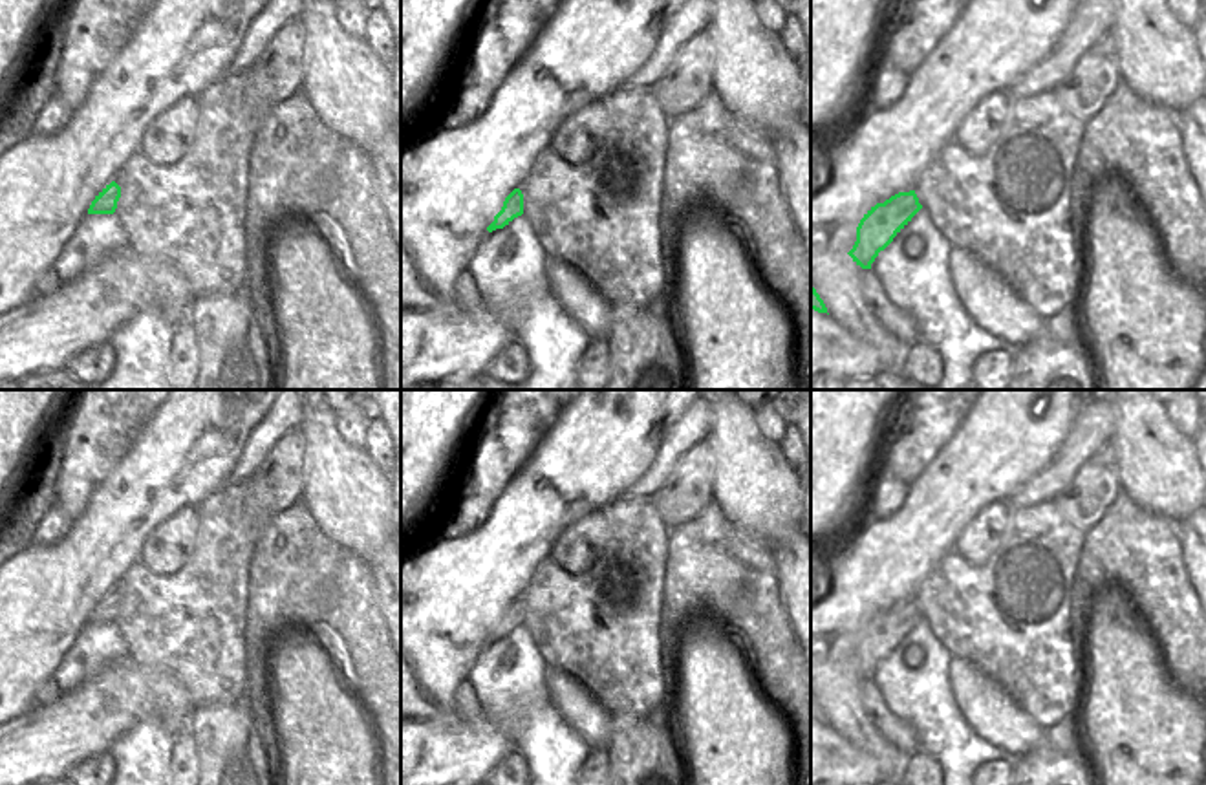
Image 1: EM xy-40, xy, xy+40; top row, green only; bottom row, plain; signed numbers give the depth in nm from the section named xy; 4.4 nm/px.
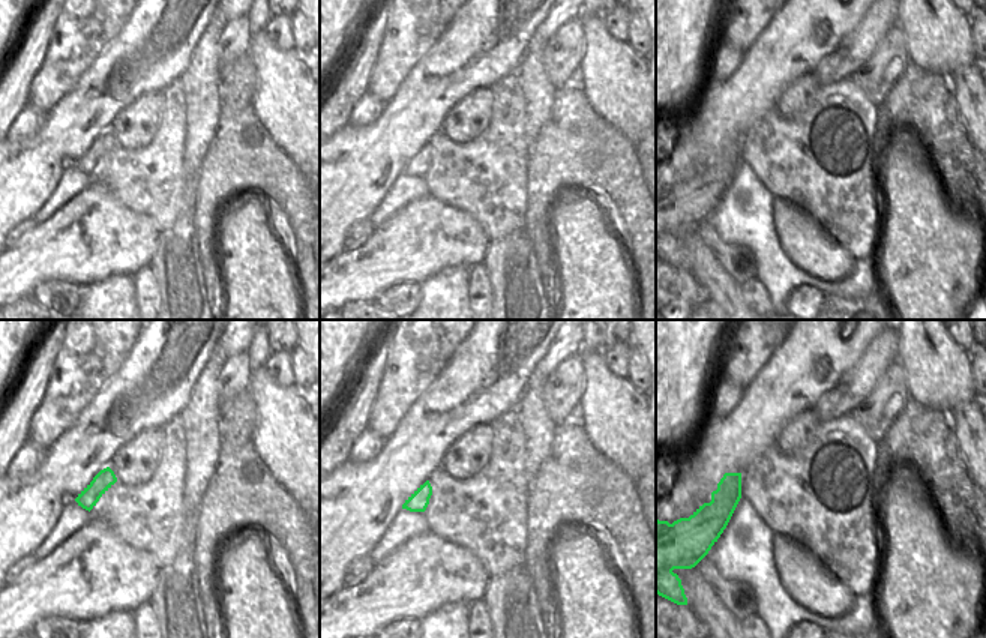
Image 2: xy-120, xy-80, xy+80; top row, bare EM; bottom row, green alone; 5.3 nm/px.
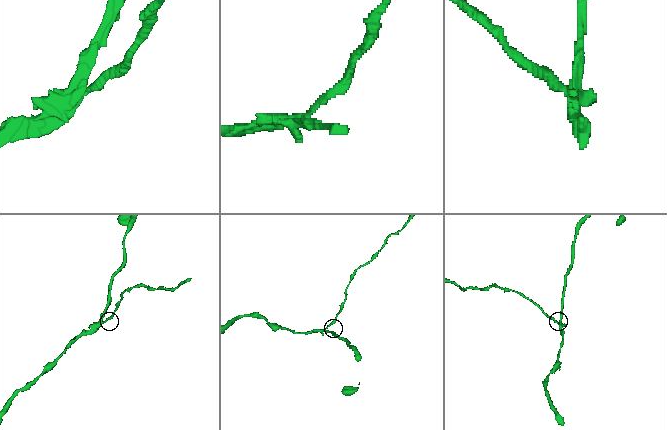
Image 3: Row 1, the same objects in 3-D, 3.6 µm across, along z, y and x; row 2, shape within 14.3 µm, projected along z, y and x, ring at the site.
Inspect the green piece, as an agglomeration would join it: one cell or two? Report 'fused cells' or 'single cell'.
fused cells

